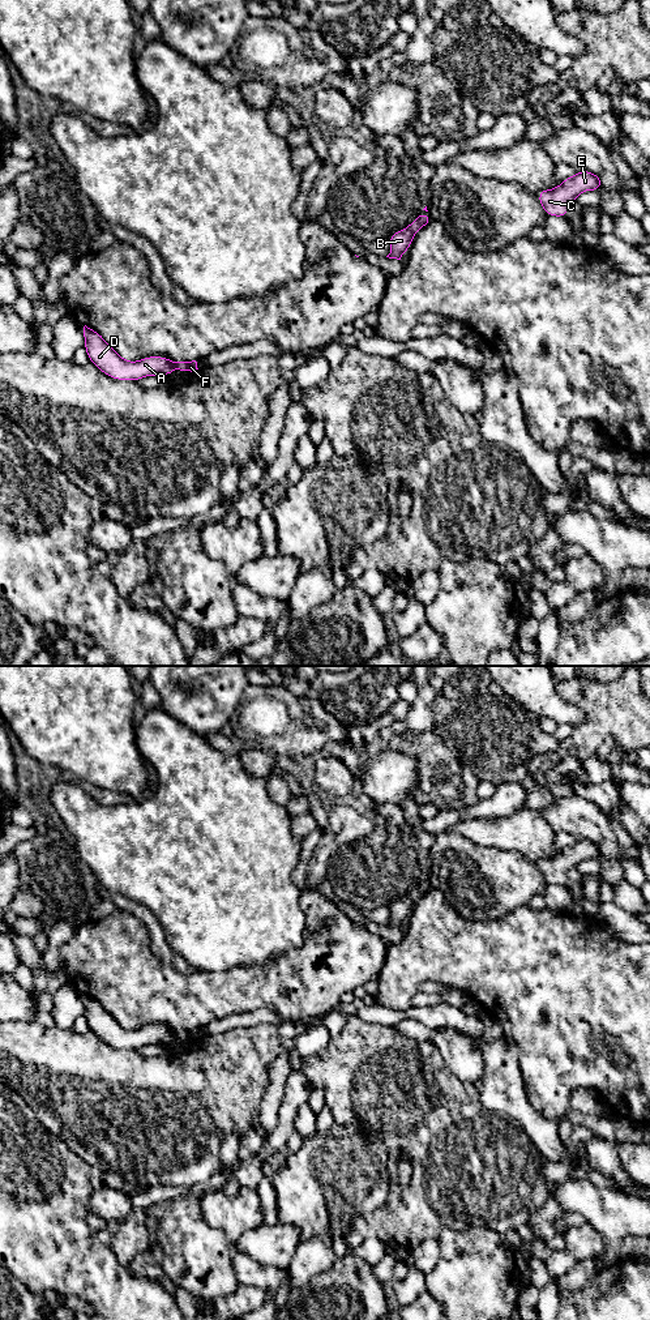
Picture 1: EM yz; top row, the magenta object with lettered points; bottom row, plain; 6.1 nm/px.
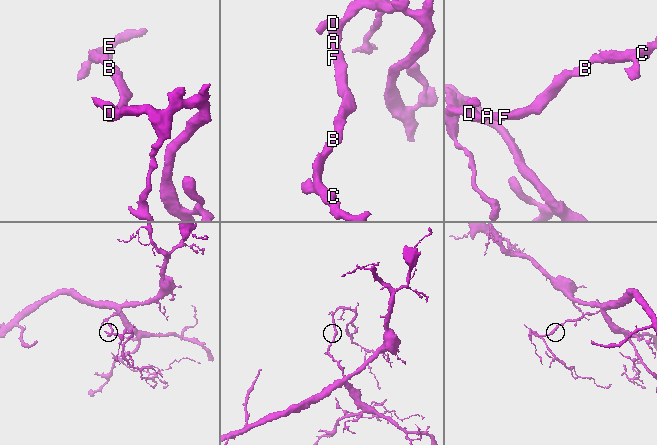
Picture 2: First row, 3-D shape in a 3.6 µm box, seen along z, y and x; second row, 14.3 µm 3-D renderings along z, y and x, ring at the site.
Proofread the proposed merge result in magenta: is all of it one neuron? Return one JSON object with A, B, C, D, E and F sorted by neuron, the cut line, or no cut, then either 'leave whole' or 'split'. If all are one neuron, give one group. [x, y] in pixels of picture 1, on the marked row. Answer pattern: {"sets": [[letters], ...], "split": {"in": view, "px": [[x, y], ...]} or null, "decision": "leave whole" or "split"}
{"sets": [["A", "B", "C", "D", "E", "F"]], "split": null, "decision": "leave whole"}

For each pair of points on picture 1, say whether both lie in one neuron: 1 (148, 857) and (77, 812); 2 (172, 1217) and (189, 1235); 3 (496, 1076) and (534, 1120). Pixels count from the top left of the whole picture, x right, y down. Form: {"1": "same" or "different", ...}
{"1": "same", "2": "same", "3": "same"}

